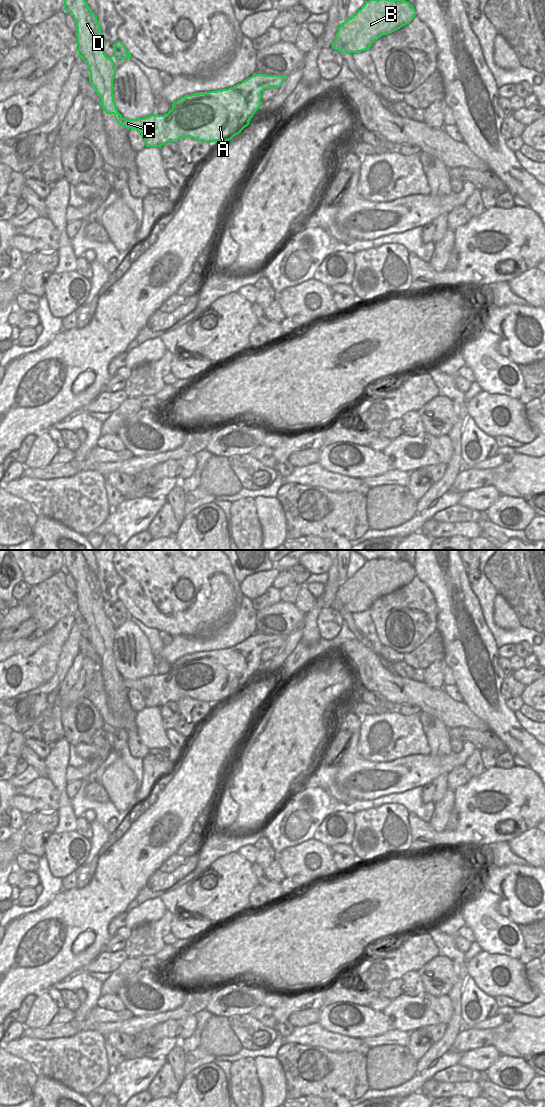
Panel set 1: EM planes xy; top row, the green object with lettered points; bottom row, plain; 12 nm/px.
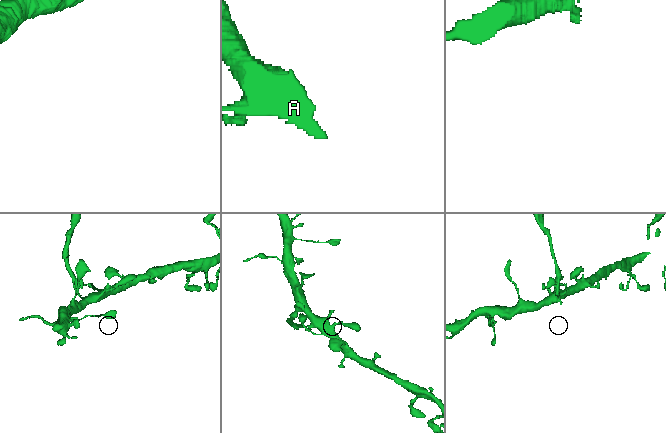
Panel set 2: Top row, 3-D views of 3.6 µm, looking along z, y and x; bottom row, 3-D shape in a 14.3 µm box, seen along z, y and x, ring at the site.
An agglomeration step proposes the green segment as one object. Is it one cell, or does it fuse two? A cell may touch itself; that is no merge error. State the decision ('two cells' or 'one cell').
two cells

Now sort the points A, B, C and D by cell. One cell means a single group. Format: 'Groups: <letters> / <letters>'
Groups: A B C / D

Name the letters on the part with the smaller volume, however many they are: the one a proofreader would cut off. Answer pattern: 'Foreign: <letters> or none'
Foreign: D

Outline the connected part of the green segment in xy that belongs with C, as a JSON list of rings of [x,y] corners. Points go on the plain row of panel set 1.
[[[253,634],[228,649],[186,655],[174,662],[171,670],[164,675],[152,674],[145,678],[125,679],[118,672],[113,655],[104,657],[102,668],[106,674],[113,674],[120,686],[138,690],[145,700],[146,707],[160,708],[168,702],[177,702],[183,697],[209,703],[219,701],[223,704],[249,685],[250,679],[261,667],[261,652],[270,647],[279,648],[285,637],[285,635]]]

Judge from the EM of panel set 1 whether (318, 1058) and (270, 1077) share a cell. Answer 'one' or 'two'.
two

